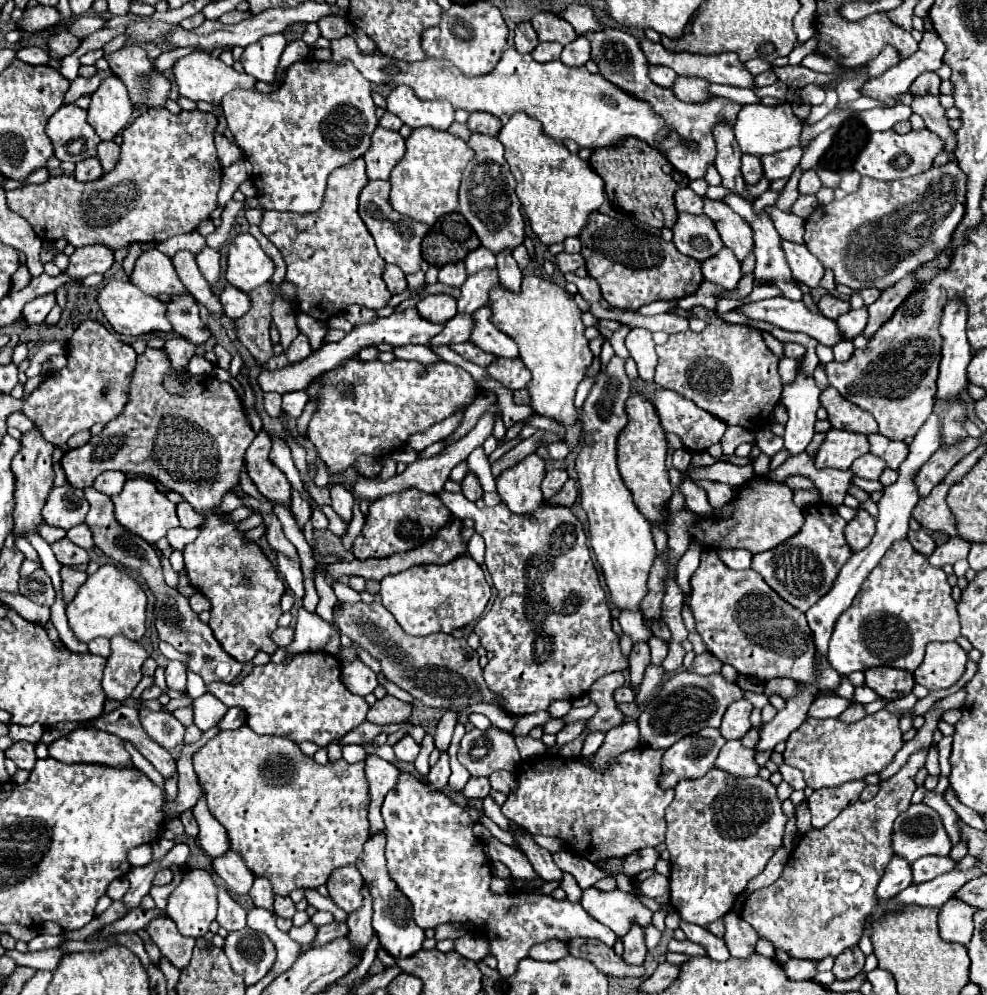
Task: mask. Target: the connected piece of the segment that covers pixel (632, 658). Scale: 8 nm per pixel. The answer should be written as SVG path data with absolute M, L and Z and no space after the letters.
M643 639L633 645L629 655L629 679L631 679L633 693L639 689L647 665L649 665L649 645L647 645L647 639Z

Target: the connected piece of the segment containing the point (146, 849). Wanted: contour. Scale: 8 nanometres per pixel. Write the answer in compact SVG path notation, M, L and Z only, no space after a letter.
M137 845L137 847L129 849L127 857L129 857L129 863L131 863L133 867L147 865L147 863L151 861L151 845Z

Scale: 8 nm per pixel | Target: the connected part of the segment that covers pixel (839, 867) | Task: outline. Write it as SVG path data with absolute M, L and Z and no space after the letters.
M929 747L915 751L899 773L881 783L875 799L849 805L821 831L807 831L781 877L773 885L747 895L741 917L761 939L769 939L777 951L785 951L789 957L809 961L821 961L827 955L837 957L859 943L865 919L879 905L875 889L893 857L893 821L909 809L915 791L913 779L925 767L927 753Z

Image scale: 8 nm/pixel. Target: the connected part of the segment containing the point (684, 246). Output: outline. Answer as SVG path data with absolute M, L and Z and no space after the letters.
M679 213L671 231L675 247L683 255L695 257L697 261L709 259L723 247L723 241L707 215Z

